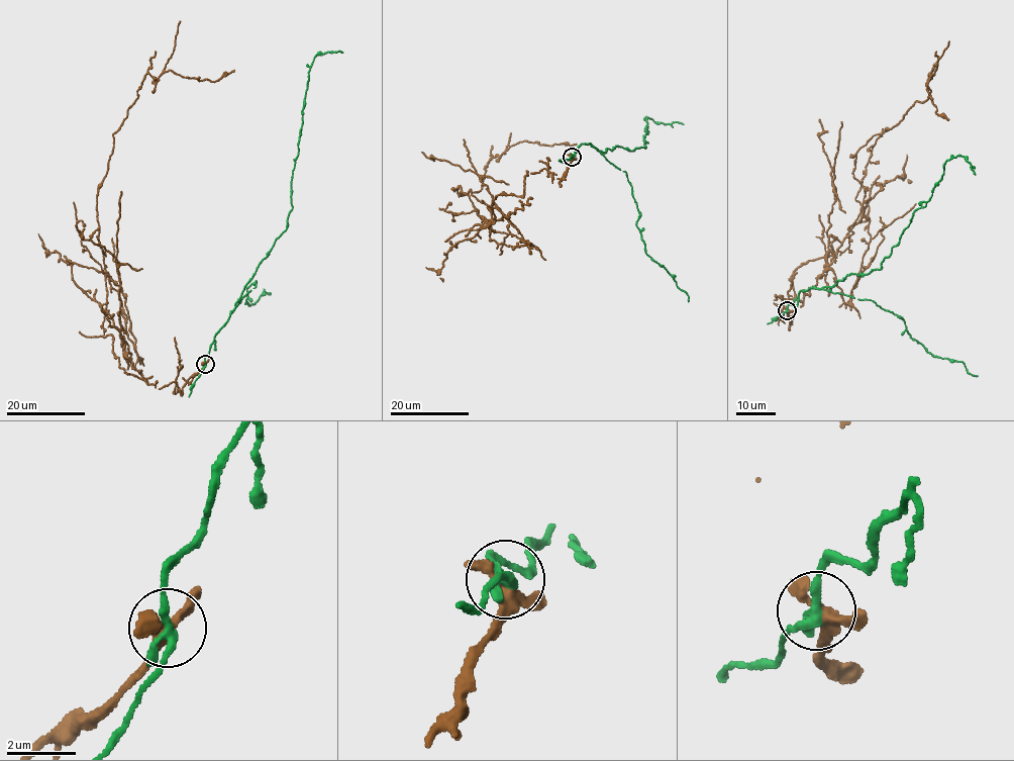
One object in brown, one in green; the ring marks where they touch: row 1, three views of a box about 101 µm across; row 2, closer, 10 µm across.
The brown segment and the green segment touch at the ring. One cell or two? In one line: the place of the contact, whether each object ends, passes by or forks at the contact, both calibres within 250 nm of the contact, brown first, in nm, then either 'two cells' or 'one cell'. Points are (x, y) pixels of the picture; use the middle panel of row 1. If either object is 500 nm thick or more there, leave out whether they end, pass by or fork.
(572, 157) | brown forks | green forks | 280/240 nm | two cells

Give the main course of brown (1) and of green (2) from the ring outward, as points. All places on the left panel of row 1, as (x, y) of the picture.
1: (204, 364), (178, 391), (132, 368), (105, 307), (96, 195), (145, 75), (213, 82), (234, 70)
2: (205, 364), (214, 336), (287, 227), (302, 110), (314, 58), (343, 53)

